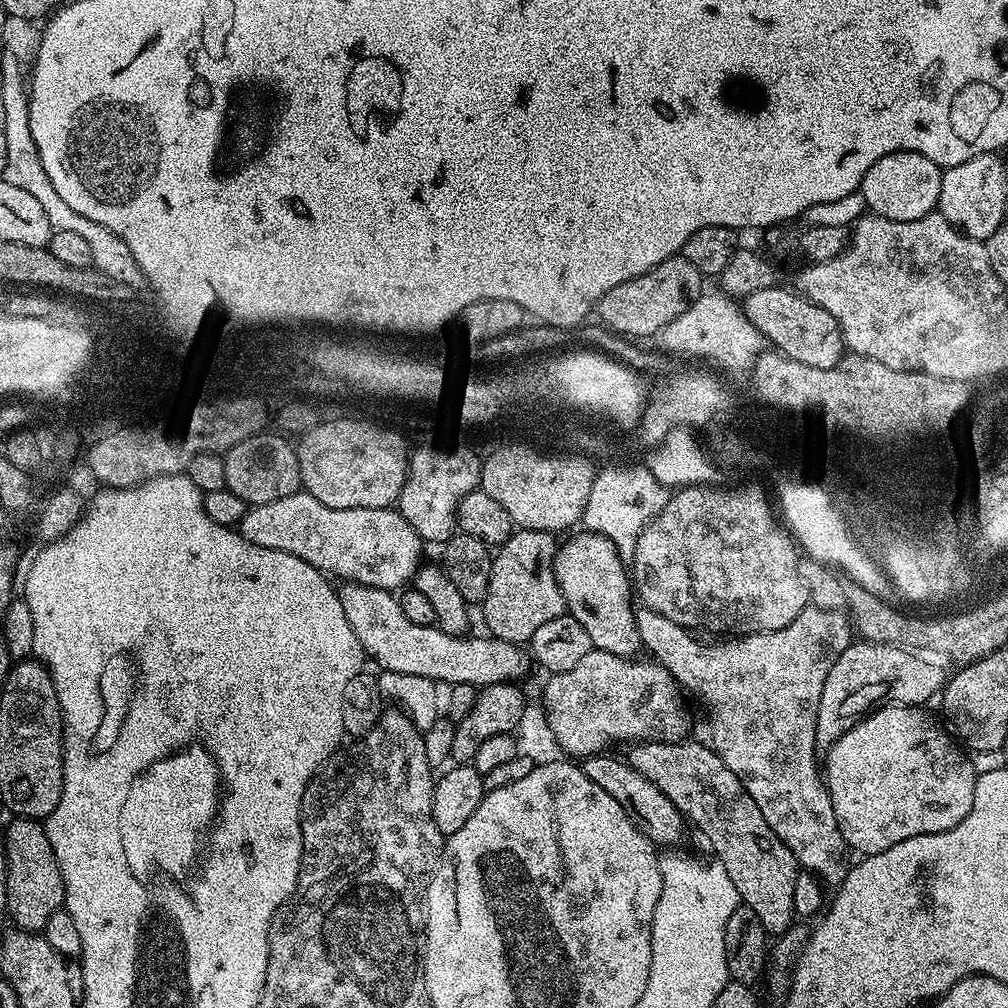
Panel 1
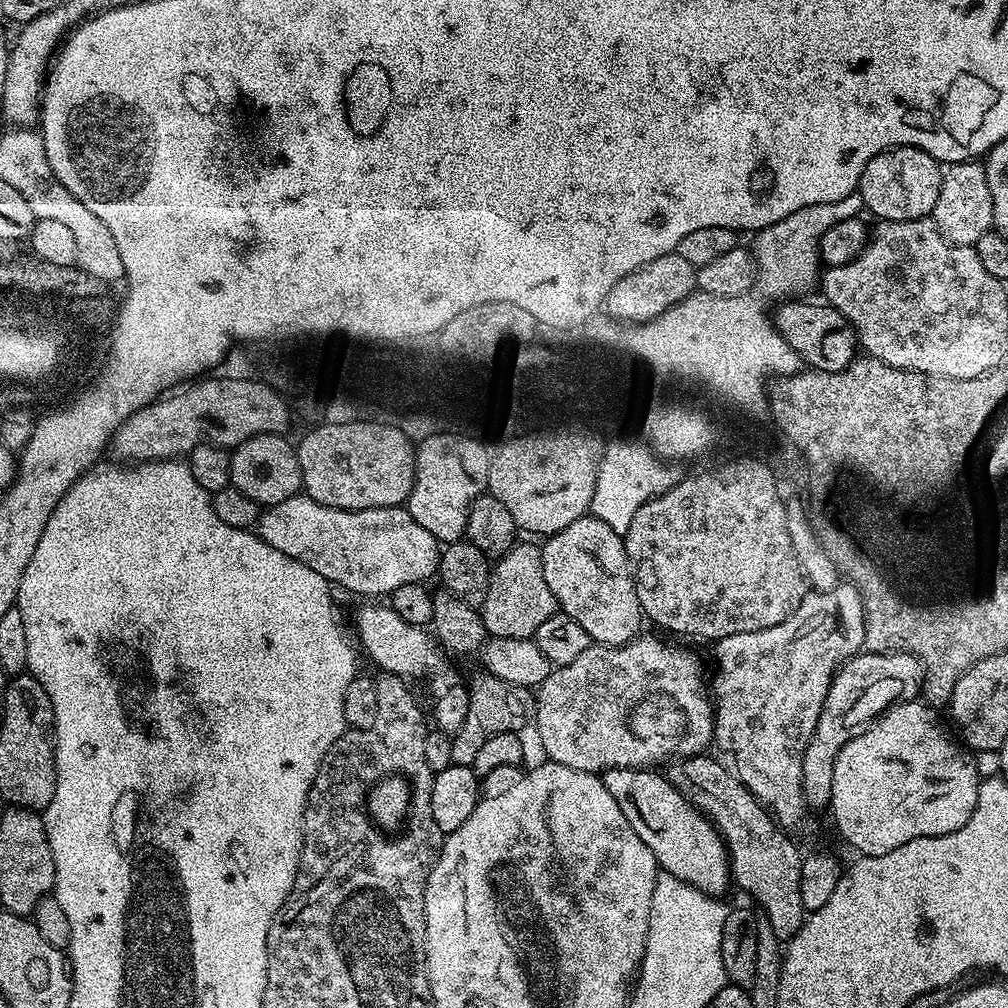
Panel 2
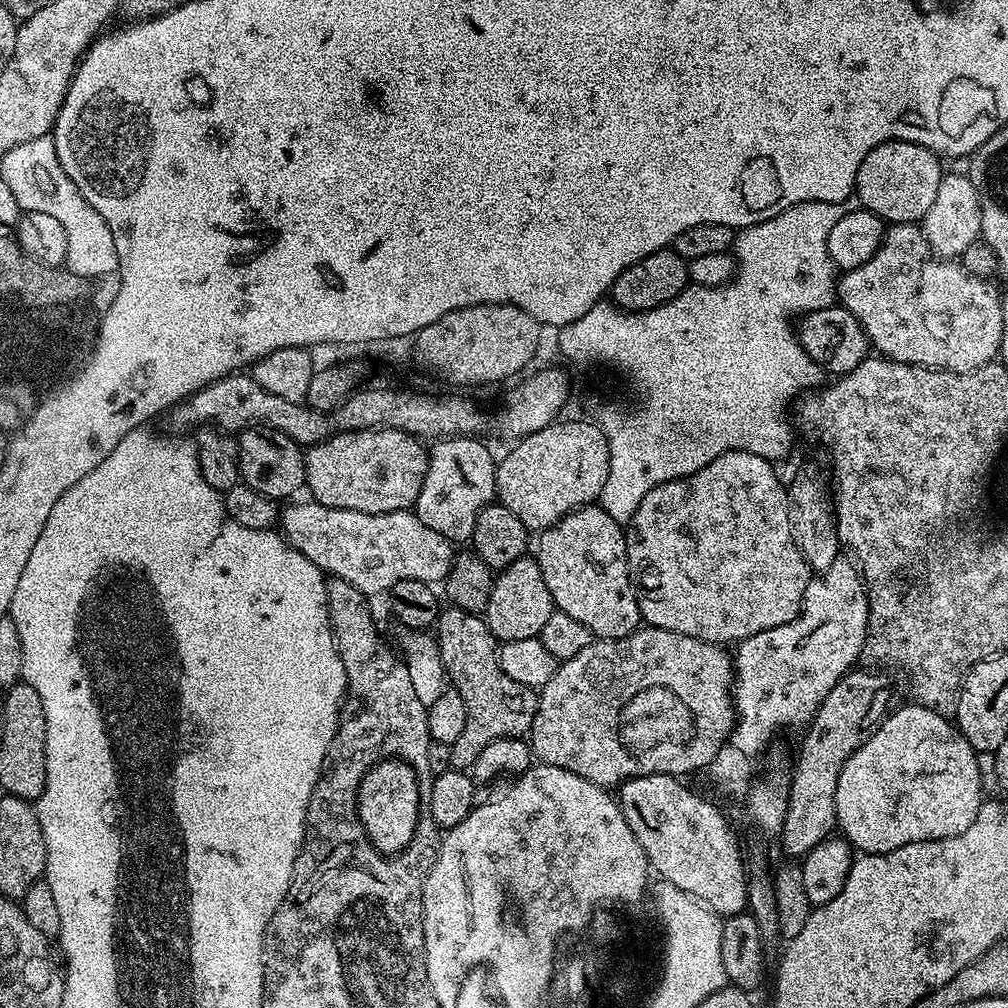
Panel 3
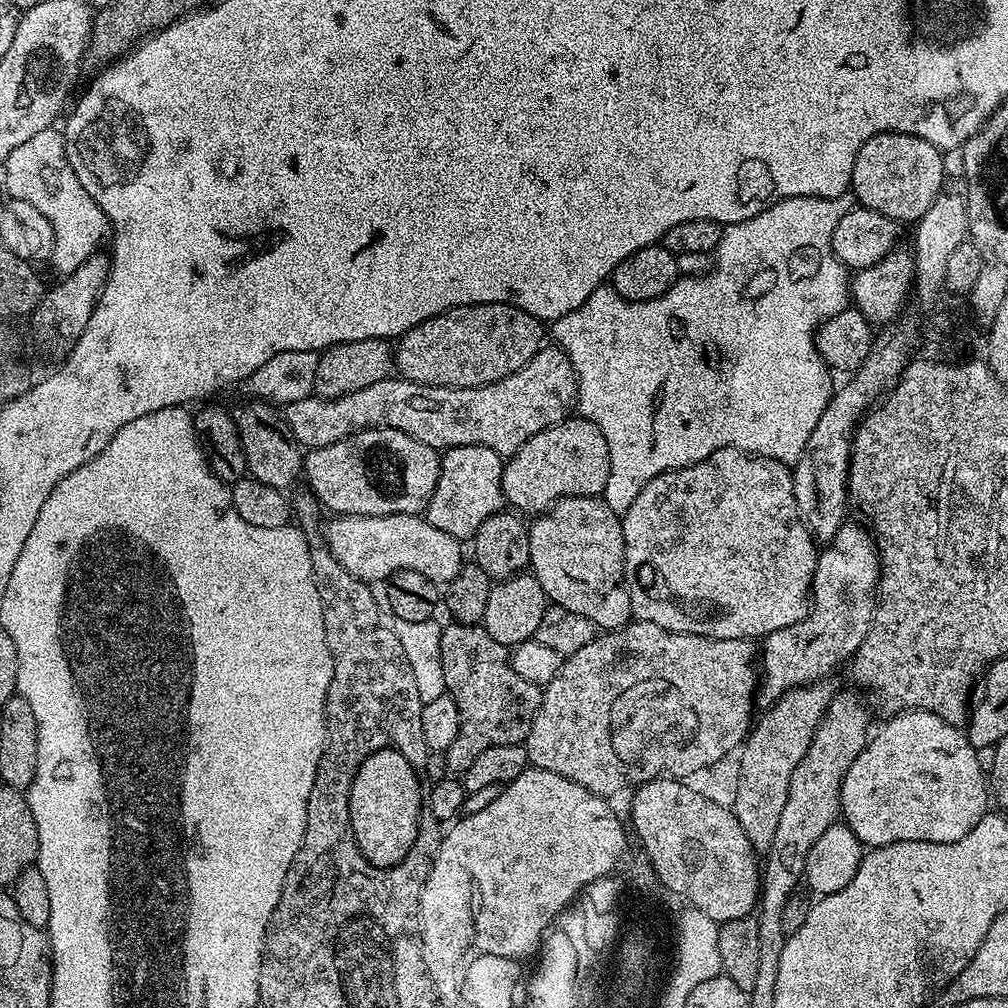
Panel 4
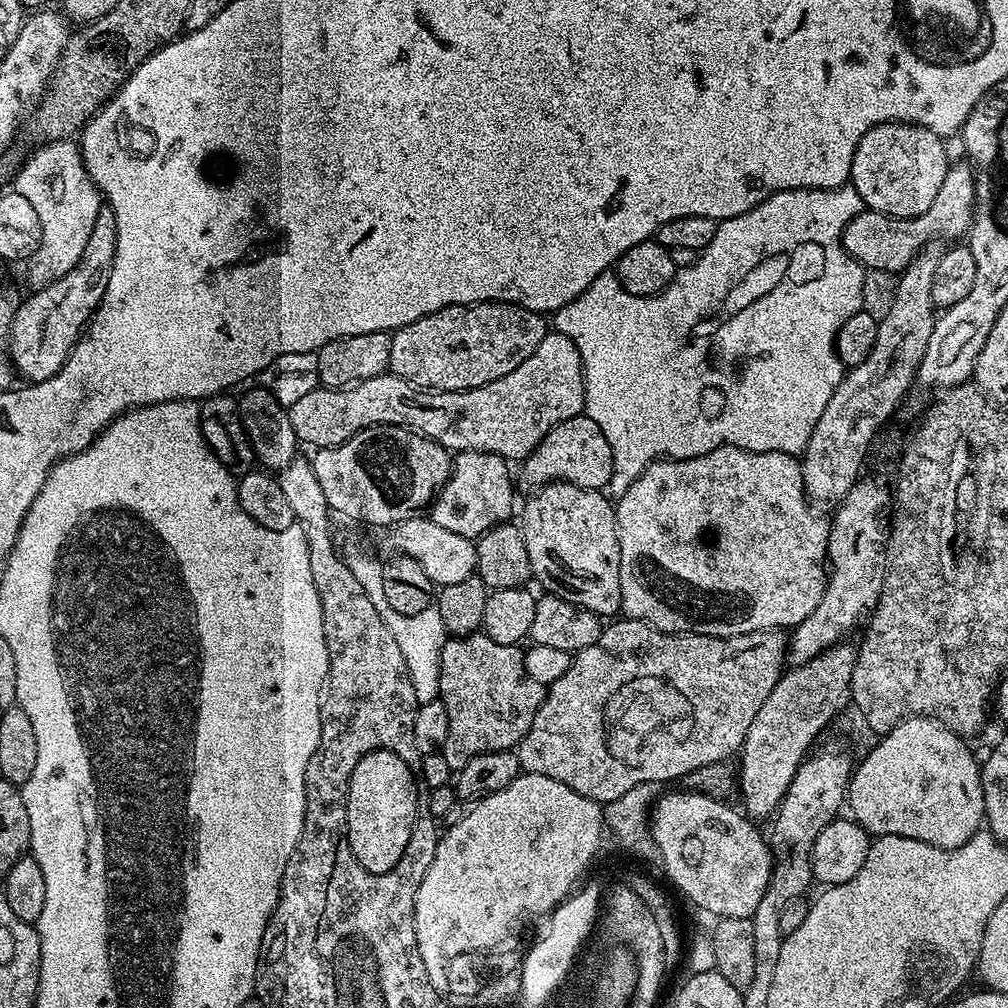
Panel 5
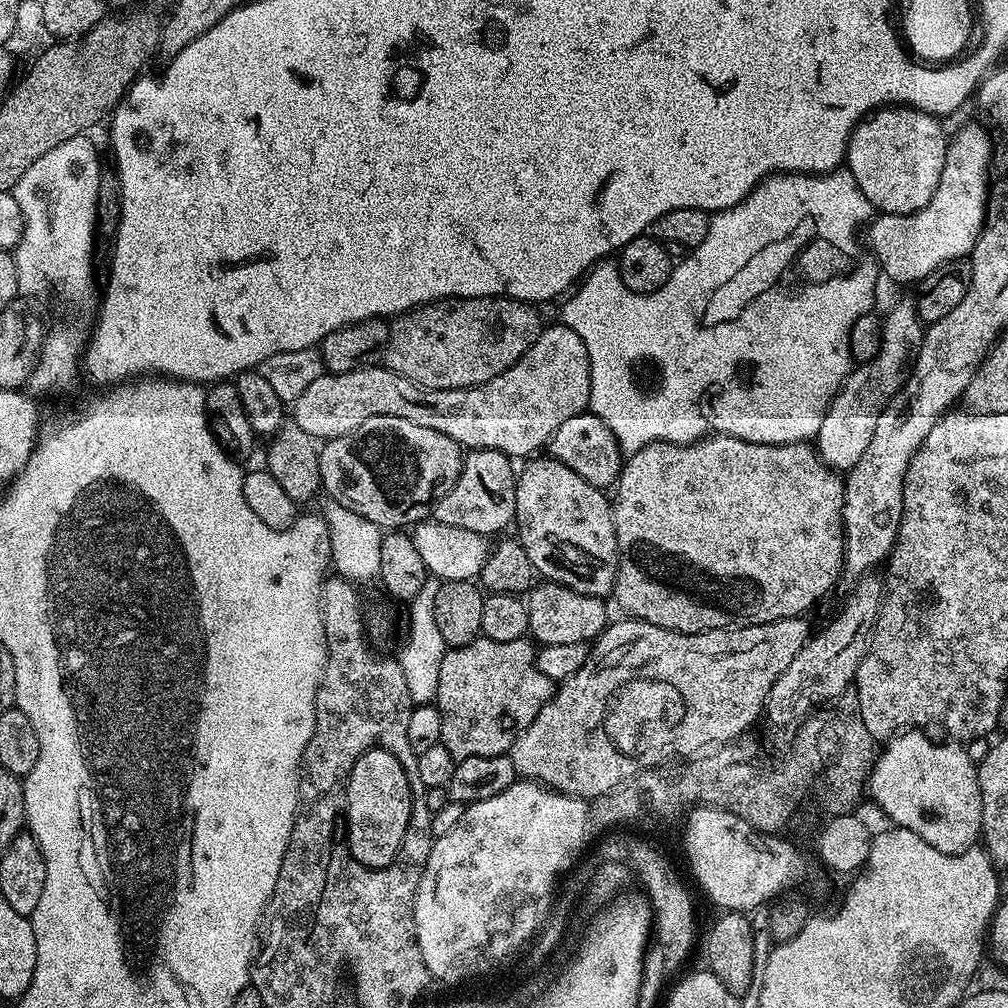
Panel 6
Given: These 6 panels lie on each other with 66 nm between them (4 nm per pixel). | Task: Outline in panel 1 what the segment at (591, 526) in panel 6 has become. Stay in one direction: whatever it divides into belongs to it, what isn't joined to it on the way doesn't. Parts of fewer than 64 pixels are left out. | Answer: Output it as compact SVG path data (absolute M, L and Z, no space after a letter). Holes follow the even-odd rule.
M580 530L572 535L557 547L552 558L552 569L562 590L567 615L573 616L578 626L590 634L593 648L606 650L606 654L635 657L642 645L634 611L634 586L625 565L624 568L620 565L621 557L614 545L597 532Z

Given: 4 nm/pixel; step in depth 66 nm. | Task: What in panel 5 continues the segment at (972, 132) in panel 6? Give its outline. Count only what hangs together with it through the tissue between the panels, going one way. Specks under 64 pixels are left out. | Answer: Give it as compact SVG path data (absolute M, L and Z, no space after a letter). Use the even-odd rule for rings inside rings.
M953 163L946 178L942 178L942 190L934 197L930 210L921 216L903 220L897 216L887 216L881 212L862 210L844 228L844 248L865 269L877 268L880 272L903 272L915 256L933 243L932 236L941 236L944 242L956 242L972 227L972 206L975 204L972 170L967 163Z

